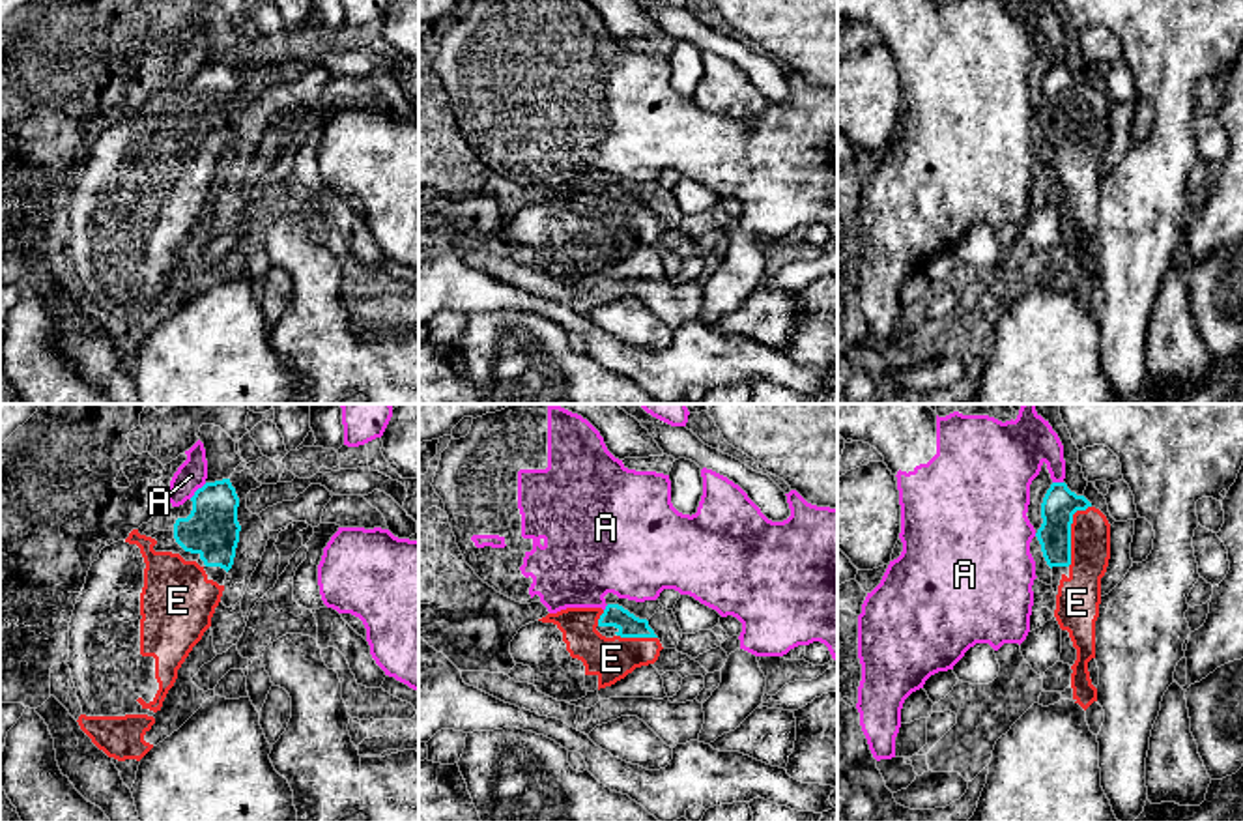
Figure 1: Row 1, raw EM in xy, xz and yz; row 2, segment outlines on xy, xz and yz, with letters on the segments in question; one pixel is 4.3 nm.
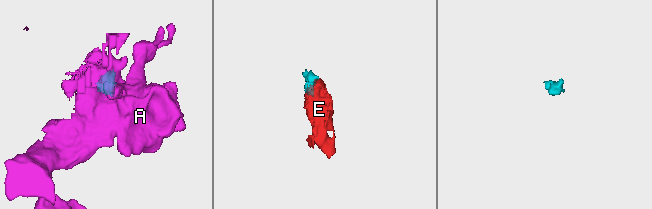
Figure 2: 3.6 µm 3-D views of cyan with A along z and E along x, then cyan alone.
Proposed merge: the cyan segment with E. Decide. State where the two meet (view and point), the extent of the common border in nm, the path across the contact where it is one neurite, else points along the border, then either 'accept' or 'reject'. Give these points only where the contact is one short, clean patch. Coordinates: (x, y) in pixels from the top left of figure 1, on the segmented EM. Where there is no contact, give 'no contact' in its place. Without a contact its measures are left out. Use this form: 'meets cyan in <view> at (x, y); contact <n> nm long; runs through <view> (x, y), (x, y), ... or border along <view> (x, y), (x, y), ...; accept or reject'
meets cyan in yz at (1070, 532); contact 280 nm long; runs through yz (1060, 504), (1070, 520), (1070, 532), (1090, 532); accept

